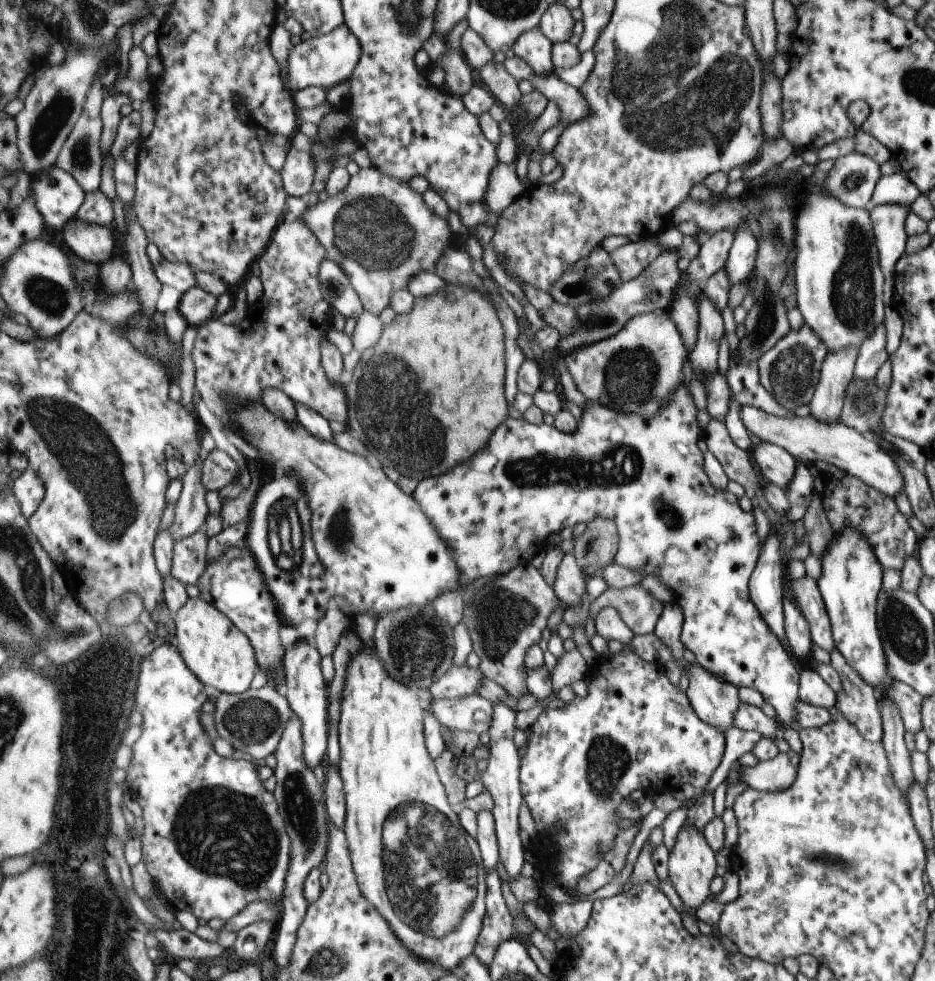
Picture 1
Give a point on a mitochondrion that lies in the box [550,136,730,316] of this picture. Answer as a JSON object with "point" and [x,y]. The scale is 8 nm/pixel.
{"point":[588,282]}

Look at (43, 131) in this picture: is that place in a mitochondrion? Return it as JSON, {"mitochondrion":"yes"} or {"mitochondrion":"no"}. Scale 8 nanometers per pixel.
{"mitochondrion":"yes"}

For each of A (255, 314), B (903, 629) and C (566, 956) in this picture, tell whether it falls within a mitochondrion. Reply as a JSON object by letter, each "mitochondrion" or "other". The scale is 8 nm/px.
{"A":"other","B":"mitochondrion","C":"other"}

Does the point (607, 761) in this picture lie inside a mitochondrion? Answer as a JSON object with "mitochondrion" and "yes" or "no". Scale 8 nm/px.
{"mitochondrion":"yes"}

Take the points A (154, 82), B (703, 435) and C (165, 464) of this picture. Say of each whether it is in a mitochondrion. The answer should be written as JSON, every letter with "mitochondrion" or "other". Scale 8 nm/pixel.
{"A":"other","B":"other","C":"other"}

